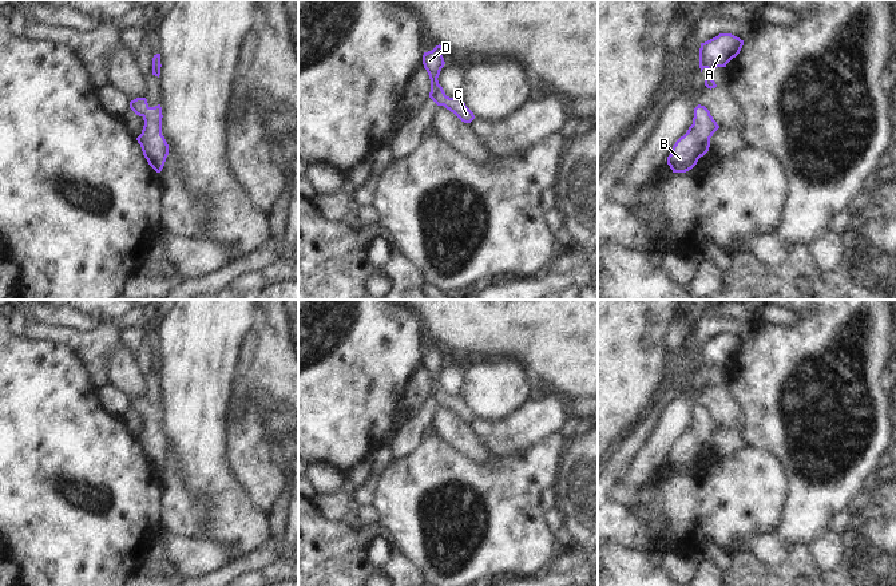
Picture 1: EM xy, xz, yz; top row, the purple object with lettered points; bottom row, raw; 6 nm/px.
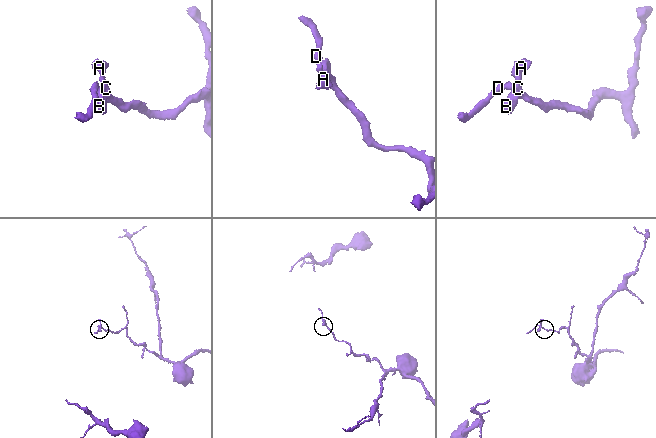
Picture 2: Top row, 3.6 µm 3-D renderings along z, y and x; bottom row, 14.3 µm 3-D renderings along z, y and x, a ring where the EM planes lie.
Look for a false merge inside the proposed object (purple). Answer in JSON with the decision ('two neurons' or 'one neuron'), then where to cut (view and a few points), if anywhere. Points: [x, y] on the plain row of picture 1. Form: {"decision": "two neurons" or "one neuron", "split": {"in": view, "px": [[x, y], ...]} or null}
{"decision": "one neuron", "split": null}

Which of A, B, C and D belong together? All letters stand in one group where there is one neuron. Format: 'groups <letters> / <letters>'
groups A B C D

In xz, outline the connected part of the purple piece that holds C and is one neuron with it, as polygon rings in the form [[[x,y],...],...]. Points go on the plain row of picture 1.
[[[439,344],[432,351],[424,352],[423,364],[431,379],[429,397],[437,404],[444,405],[453,412],[461,421],[471,423],[475,419],[473,412],[465,405],[460,395],[449,397],[439,384],[439,375],[445,361],[443,357],[443,347]]]

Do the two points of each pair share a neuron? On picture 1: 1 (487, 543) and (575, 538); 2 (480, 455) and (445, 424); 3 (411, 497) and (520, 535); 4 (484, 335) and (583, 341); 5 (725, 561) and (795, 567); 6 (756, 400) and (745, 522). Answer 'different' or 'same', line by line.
1: different
2: same
3: same
4: same
5: different
6: different

